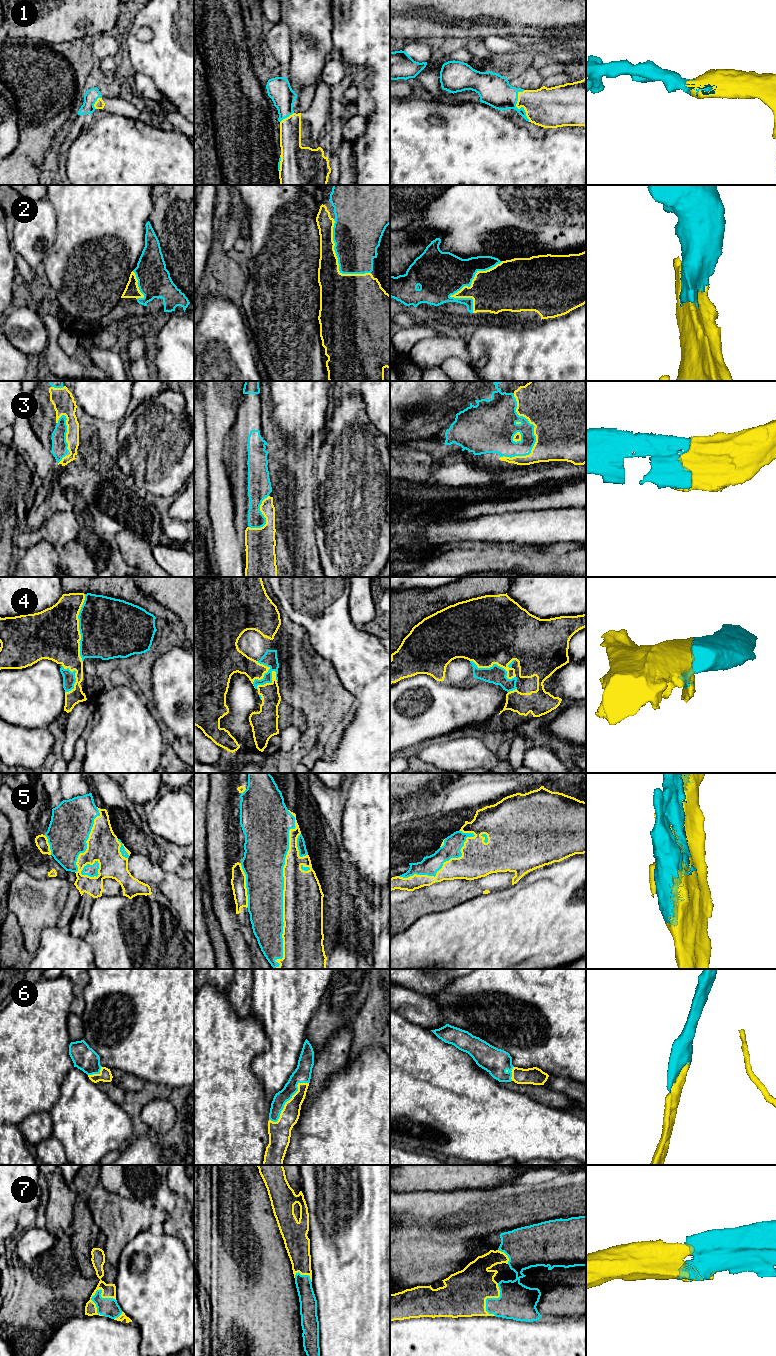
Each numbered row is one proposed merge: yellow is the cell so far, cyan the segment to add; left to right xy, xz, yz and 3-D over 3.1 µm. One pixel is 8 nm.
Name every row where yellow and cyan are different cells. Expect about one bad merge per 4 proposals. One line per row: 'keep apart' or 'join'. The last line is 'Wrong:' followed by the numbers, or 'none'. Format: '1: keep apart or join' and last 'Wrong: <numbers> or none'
1: join
2: join
3: join
4: join
5: join
6: join
7: join
Wrong: none

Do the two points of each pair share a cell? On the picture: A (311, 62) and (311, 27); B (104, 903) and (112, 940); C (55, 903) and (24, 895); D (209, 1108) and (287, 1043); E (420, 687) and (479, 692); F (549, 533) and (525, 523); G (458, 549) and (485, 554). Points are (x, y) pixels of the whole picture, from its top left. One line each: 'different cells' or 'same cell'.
A: same cell
B: same cell
C: same cell
D: different cells
E: same cell
F: different cells
G: same cell

